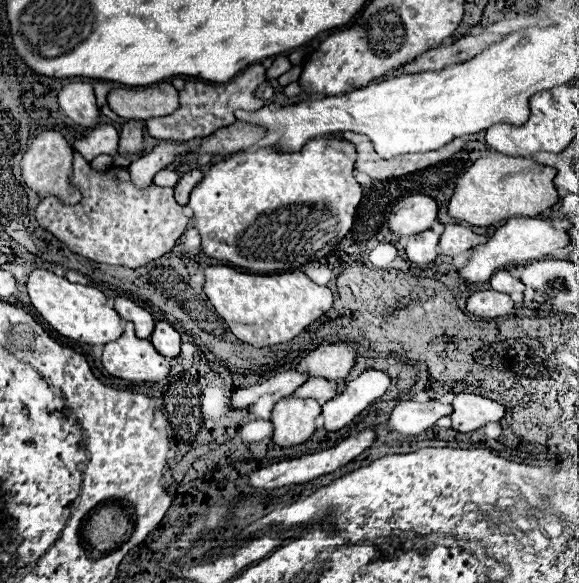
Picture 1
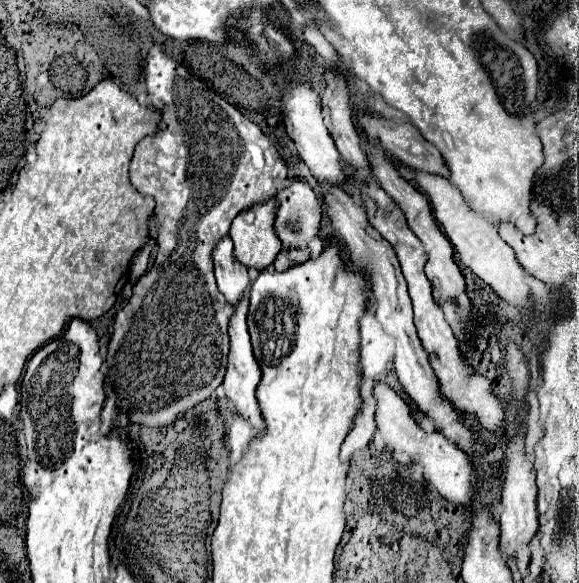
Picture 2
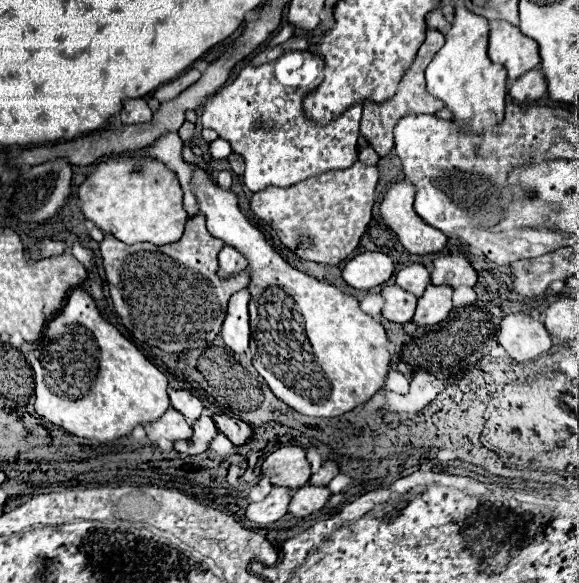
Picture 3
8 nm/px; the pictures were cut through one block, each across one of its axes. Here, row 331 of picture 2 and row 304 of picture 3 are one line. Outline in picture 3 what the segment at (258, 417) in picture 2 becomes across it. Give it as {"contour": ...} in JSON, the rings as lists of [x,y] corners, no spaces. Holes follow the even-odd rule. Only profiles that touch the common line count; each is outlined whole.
{"contour":[[[240,290],[230,298],[228,312],[222,324],[222,338],[228,348],[236,354],[244,354],[248,350],[250,342],[250,326],[248,326],[248,302],[250,294],[248,290]]]}

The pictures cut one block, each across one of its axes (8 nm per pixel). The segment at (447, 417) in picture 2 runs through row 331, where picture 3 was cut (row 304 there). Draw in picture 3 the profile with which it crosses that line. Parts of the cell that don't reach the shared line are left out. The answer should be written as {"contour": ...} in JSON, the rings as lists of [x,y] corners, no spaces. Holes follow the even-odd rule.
{"contour":[[[386,286],[382,288],[382,298],[384,298],[382,316],[386,320],[396,324],[406,324],[412,320],[412,314],[416,310],[416,300],[418,300],[414,294],[408,294],[398,286]]]}

